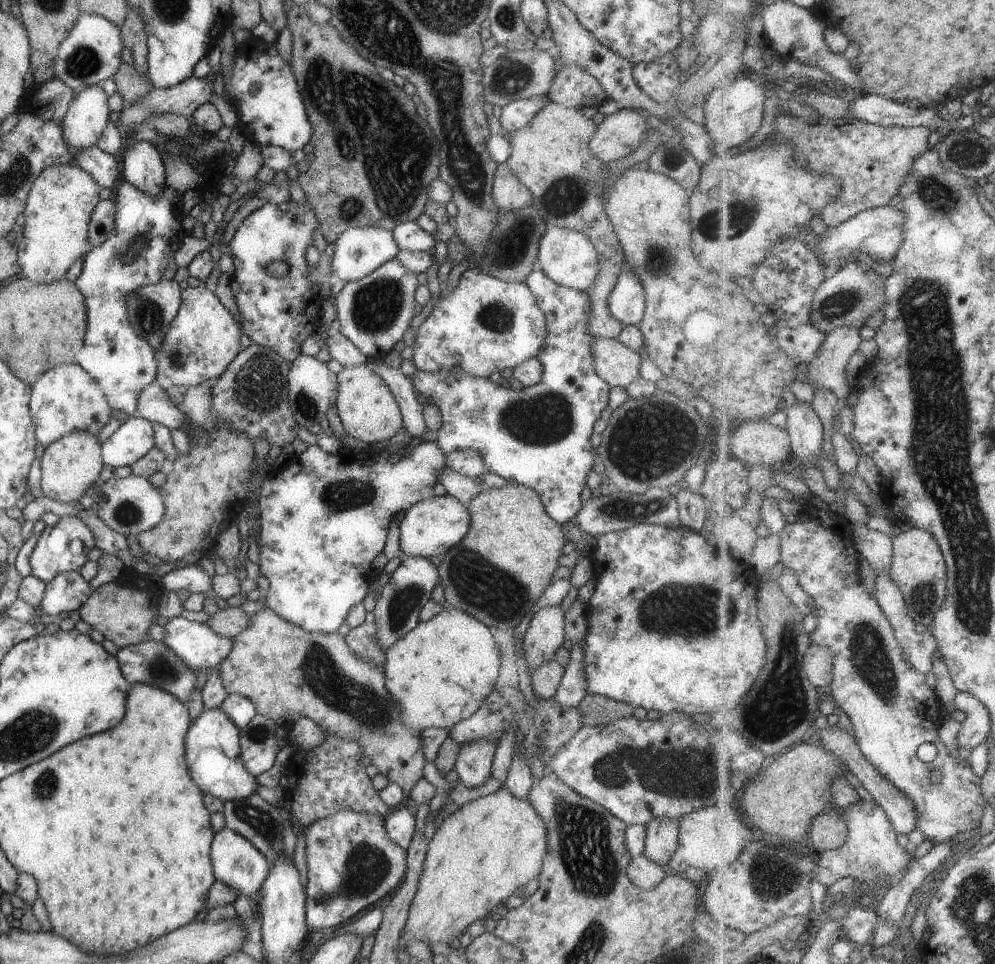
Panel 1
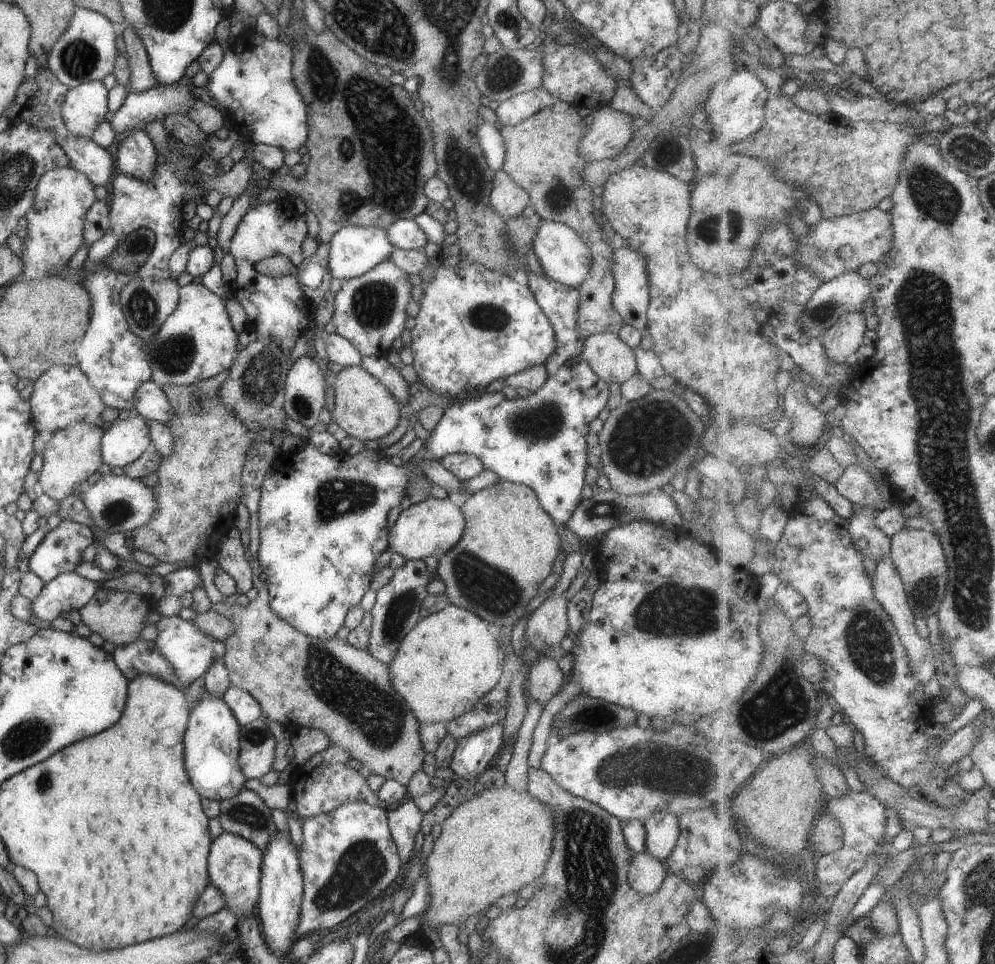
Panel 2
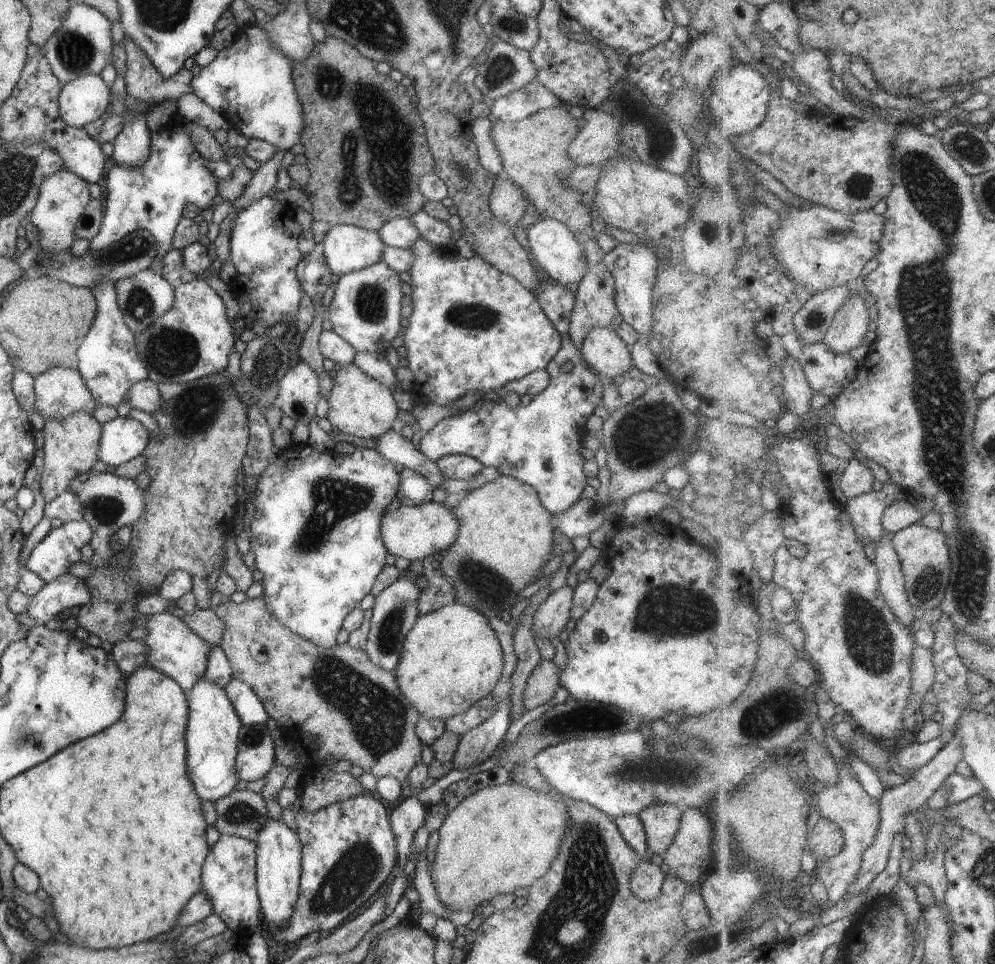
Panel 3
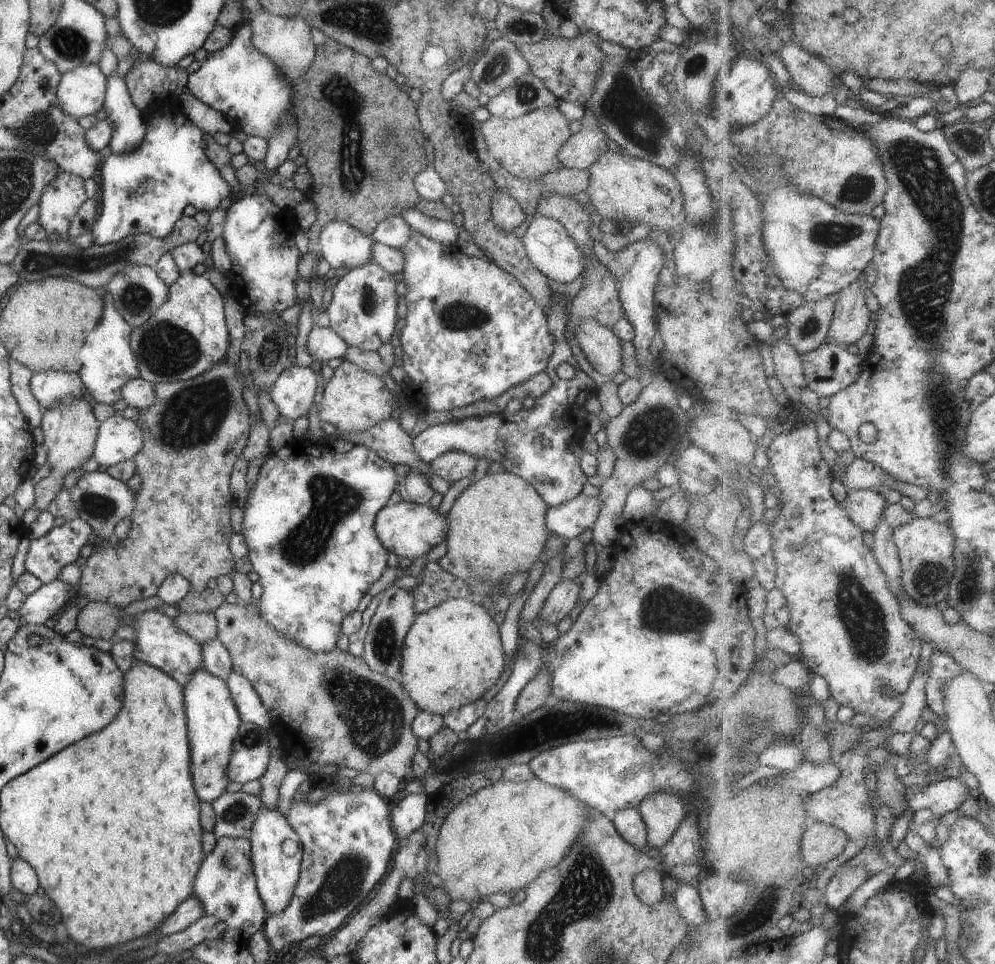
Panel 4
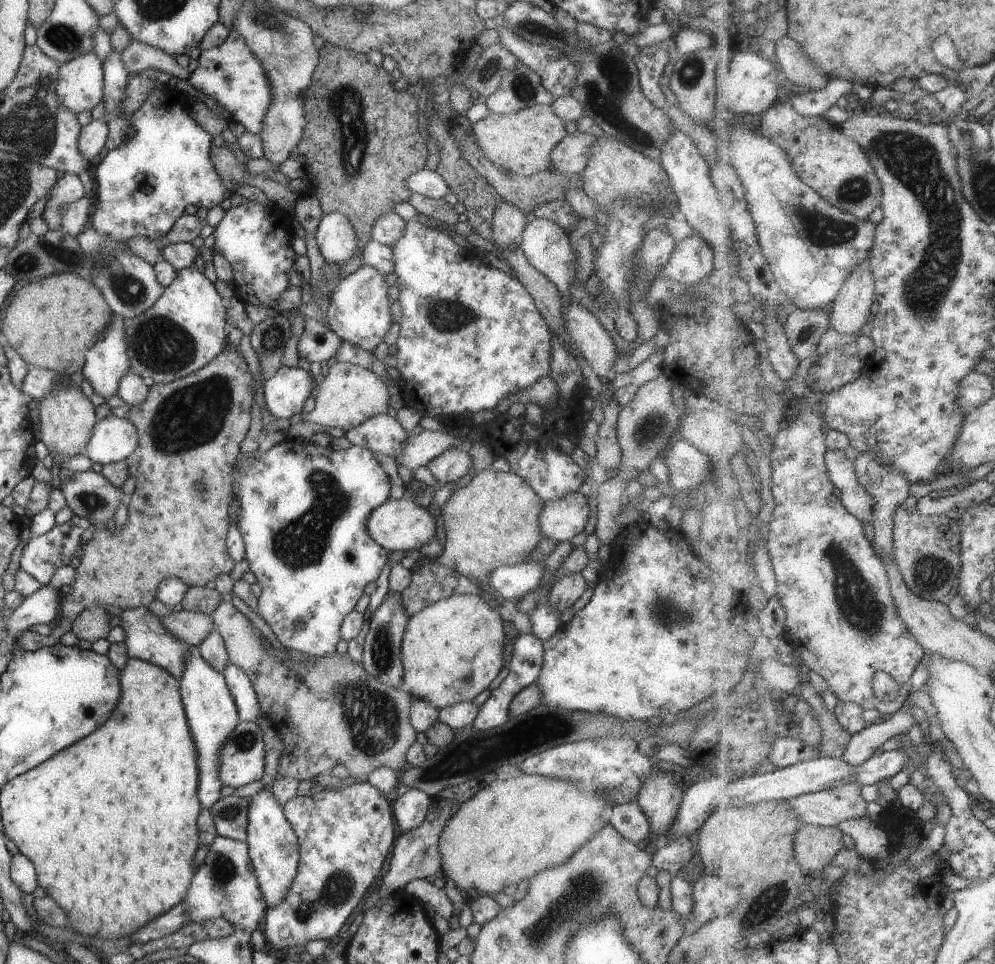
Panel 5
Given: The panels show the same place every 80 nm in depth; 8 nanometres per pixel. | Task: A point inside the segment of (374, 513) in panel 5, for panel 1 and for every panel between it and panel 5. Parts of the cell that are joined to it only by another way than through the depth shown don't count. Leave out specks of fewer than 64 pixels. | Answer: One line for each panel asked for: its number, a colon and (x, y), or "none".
1: (430, 527)
2: (432, 526)
3: (412, 532)
4: (407, 529)

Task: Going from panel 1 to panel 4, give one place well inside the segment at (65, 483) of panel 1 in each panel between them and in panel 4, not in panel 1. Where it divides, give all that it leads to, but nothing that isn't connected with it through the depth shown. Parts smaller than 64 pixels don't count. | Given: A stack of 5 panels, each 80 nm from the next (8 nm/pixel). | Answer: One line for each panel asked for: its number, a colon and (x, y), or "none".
2: (72, 454)
3: (70, 448)
4: (69, 431)

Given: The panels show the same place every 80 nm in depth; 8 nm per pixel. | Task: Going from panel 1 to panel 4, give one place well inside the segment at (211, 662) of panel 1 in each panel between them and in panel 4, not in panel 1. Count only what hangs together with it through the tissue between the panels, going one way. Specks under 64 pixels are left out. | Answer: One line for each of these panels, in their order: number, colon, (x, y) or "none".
2: (188, 650)
3: (175, 650)
4: (159, 643)

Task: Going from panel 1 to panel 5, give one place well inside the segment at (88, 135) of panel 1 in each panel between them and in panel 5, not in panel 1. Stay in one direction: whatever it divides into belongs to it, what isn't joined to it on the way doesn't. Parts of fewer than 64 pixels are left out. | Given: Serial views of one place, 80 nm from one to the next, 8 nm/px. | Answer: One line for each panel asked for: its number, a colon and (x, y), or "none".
2: (83, 107)
3: (80, 101)
4: (81, 91)
5: (79, 86)

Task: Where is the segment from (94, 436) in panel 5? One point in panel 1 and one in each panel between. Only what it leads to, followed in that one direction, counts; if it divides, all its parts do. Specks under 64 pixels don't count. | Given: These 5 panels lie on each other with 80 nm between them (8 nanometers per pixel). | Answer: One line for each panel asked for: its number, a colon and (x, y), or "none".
1: (134, 437)
2: (125, 440)
3: (121, 439)
4: (118, 439)

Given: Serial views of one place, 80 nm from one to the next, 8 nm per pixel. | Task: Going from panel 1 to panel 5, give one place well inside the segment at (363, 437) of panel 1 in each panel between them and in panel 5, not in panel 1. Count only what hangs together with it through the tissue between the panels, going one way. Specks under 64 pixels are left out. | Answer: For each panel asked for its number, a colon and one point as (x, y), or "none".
2: (364, 409)
3: (358, 405)
4: (353, 400)
5: (349, 394)

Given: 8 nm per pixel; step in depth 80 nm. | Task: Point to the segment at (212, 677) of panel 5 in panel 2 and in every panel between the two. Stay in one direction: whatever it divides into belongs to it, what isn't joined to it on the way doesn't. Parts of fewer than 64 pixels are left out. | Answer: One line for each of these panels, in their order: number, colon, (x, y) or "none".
2: (210, 741)
3: (212, 725)
4: (212, 721)

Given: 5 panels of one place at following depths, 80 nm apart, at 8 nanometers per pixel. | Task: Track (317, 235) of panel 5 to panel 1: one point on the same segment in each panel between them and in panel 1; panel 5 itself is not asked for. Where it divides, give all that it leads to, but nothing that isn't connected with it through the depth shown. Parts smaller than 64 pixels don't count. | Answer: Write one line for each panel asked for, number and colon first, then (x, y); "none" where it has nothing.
1: (357, 251)
2: (353, 250)
3: (346, 248)
4: (340, 244)

